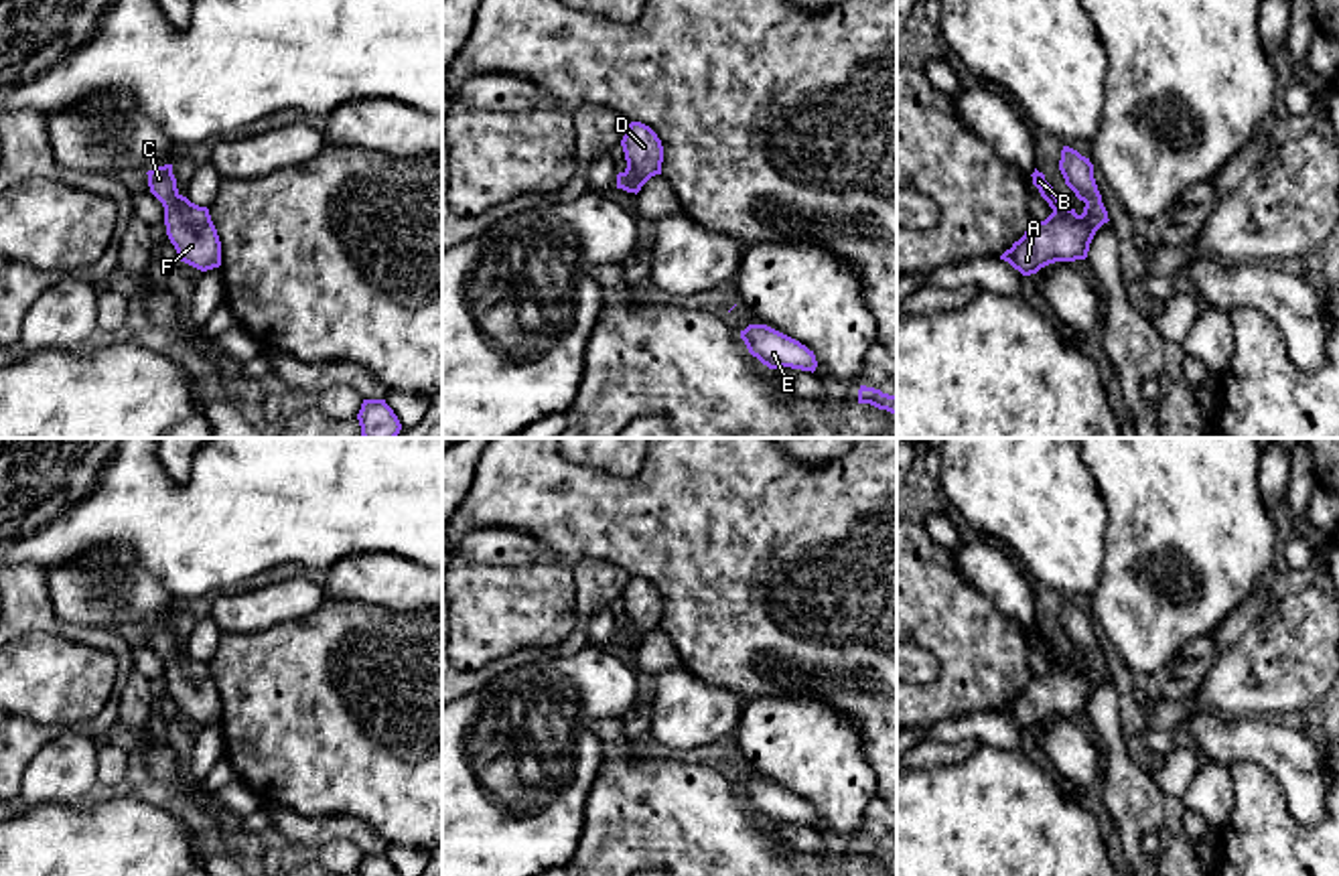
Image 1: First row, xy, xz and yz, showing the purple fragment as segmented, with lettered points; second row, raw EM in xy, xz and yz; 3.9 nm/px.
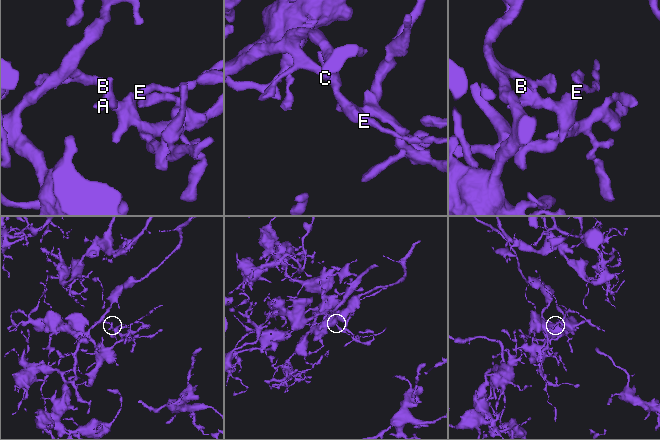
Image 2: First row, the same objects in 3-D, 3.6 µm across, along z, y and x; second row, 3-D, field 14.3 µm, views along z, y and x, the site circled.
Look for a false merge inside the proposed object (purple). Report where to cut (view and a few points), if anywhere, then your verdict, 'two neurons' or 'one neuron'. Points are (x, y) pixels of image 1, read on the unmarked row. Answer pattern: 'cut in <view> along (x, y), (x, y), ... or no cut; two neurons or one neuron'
no cut; one neuron

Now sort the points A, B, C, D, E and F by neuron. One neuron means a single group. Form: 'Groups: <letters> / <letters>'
Groups: A B C D E F

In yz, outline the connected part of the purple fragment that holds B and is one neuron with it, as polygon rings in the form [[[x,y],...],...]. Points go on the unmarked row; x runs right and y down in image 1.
[[[1063,600],[1059,625],[1065,639],[1085,657],[1083,667],[1077,669],[1075,663],[1061,657],[1053,641],[1045,635],[1045,629],[1035,623],[1031,629],[1033,639],[1053,667],[1045,675],[1031,677],[1025,689],[1000,710],[1000,714],[1008,716],[1023,730],[1037,728],[1055,716],[1085,714],[1096,685],[1110,675],[1089,612]]]

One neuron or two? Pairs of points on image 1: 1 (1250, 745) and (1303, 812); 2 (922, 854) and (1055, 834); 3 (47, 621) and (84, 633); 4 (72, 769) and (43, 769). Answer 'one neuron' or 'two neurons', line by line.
1: one neuron
2: one neuron
3: one neuron
4: one neuron

